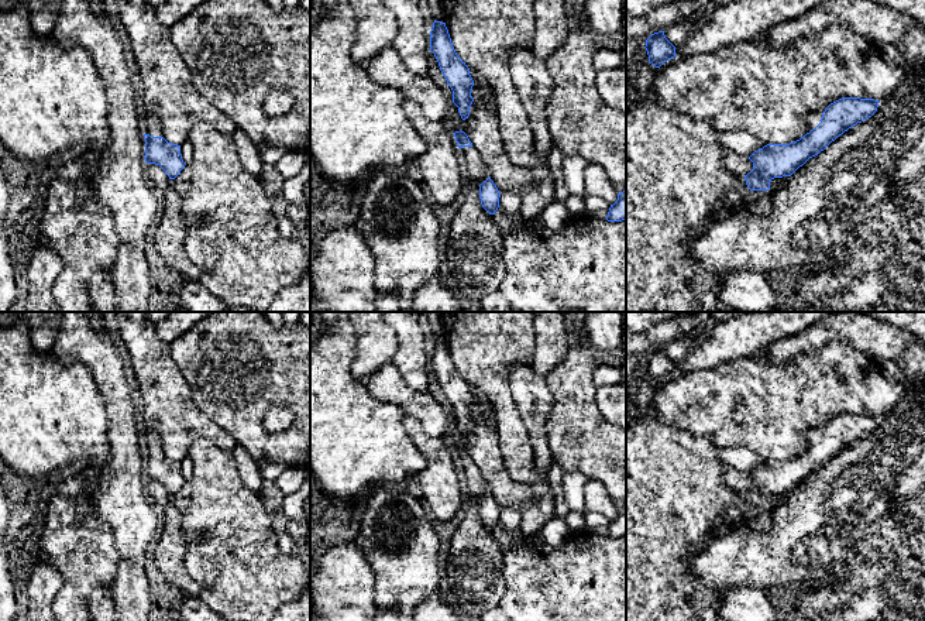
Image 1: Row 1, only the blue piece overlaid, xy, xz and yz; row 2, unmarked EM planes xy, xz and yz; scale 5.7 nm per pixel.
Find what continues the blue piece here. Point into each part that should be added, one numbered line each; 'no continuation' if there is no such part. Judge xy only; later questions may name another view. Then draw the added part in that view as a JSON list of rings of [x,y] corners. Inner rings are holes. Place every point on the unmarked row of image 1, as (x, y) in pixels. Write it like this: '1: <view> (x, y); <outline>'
1: xy (151, 441); [[[147,430],[144,436],[144,450],[149,450],[152,453],[162,453],[162,442],[154,430]]]

